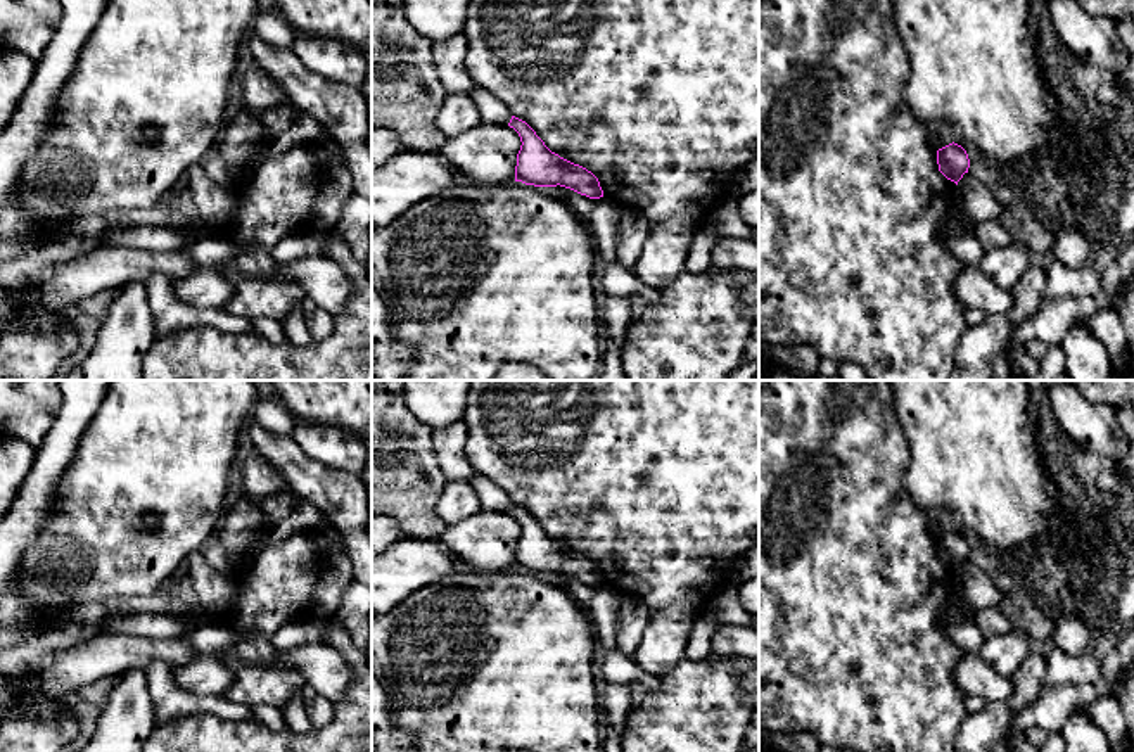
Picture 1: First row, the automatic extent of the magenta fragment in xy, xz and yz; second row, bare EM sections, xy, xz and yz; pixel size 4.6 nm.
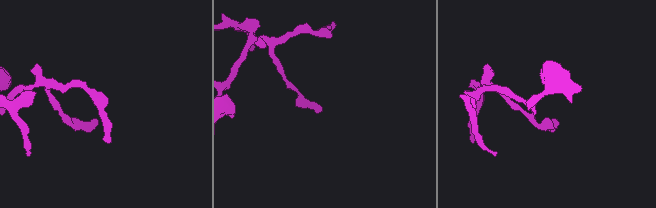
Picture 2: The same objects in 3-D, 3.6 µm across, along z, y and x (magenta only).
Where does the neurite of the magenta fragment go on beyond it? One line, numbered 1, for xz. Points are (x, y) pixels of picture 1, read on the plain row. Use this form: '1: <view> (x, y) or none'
1: none

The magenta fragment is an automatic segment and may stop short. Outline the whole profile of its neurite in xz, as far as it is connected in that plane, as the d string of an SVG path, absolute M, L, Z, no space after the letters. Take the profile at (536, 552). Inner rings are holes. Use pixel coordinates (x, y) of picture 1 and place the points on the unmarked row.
M512 503L510 515L520 524L515 569L534 574L565 574L589 586L603 584L598 565L586 555L551 539L536 519L522 507Z

